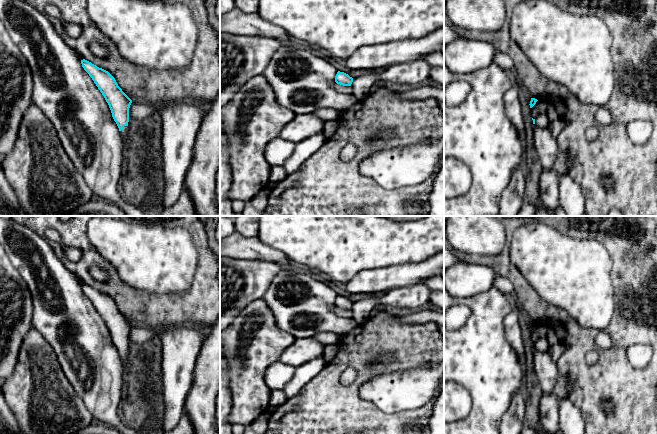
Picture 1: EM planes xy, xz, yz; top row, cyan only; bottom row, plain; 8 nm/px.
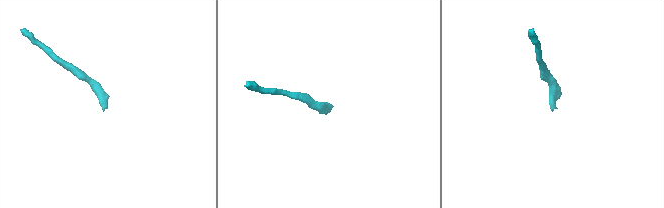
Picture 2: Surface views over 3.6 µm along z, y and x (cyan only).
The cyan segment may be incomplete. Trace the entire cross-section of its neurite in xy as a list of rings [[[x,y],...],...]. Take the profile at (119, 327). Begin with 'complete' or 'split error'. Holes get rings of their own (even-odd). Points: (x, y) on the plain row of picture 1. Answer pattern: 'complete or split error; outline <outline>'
split error; outline [[[85,283],[81,284],[81,288],[108,327],[121,360],[125,360],[128,354],[129,332],[132,324],[122,315],[115,302],[108,295]]]

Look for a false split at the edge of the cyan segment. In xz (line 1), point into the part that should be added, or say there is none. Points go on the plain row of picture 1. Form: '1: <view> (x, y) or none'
1: none

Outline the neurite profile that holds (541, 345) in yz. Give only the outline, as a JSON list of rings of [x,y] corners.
[[[541,337],[536,343],[535,348],[540,352],[548,352],[549,345],[547,338]]]

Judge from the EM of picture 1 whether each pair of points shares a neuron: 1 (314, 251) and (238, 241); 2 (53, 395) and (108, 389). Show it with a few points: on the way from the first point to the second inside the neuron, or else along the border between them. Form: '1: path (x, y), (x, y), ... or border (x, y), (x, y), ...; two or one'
1: border (256, 236), (261, 242), (280, 250), (287, 256); two
2: border (63, 372), (89, 411); two

